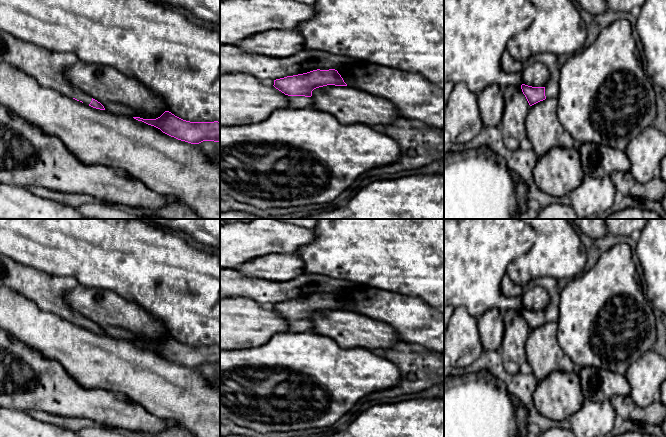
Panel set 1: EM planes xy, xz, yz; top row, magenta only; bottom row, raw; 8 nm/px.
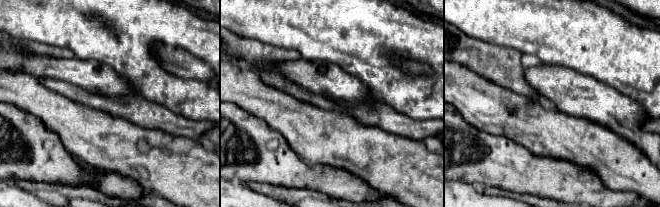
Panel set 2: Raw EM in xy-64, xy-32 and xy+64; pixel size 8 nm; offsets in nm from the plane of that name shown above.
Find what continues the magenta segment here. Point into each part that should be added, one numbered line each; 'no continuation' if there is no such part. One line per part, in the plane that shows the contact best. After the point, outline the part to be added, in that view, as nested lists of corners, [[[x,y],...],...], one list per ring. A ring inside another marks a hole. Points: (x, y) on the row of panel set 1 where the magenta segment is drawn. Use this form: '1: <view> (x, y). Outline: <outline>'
1: xz (297, 102). Outline: [[[289,96],[288,100],[289,100],[288,108],[301,109],[301,108],[308,108],[313,105],[312,97]]]

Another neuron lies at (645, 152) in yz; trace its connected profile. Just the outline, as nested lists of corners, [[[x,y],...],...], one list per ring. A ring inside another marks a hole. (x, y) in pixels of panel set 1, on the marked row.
[[[653,124],[637,135],[627,146],[625,152],[630,161],[630,173],[640,183],[647,183],[660,169],[660,162],[666,155],[666,136]]]

